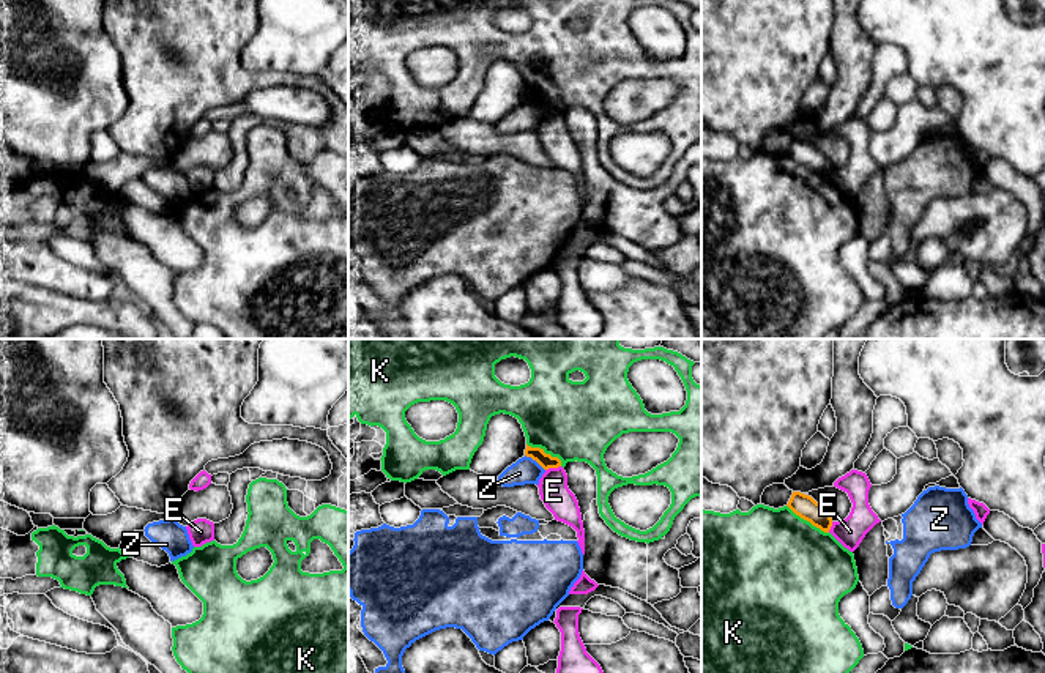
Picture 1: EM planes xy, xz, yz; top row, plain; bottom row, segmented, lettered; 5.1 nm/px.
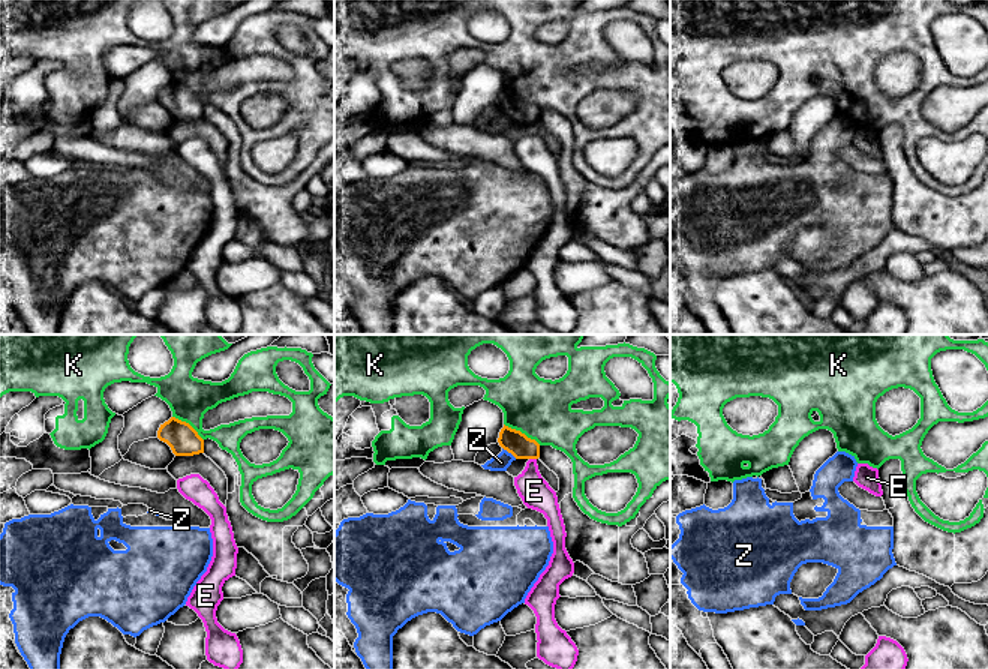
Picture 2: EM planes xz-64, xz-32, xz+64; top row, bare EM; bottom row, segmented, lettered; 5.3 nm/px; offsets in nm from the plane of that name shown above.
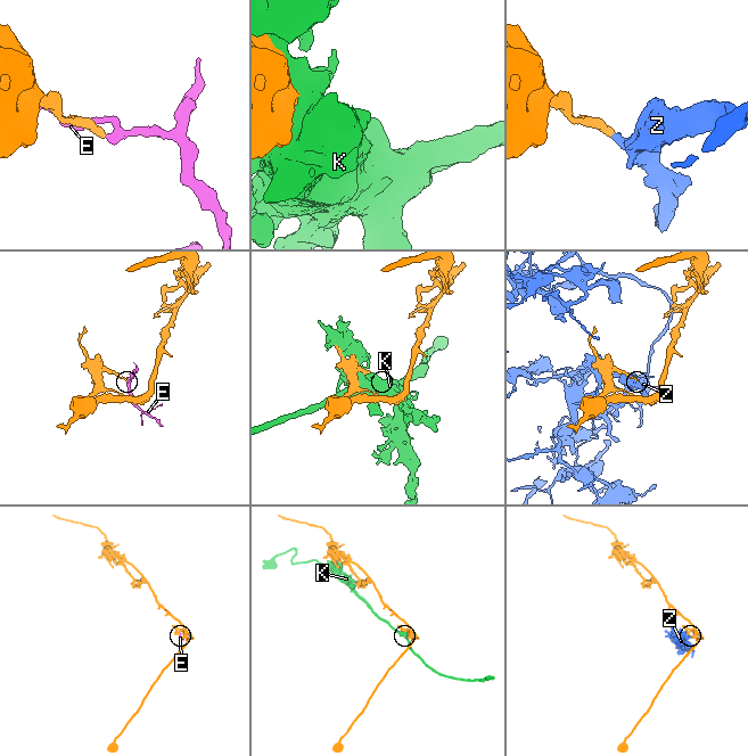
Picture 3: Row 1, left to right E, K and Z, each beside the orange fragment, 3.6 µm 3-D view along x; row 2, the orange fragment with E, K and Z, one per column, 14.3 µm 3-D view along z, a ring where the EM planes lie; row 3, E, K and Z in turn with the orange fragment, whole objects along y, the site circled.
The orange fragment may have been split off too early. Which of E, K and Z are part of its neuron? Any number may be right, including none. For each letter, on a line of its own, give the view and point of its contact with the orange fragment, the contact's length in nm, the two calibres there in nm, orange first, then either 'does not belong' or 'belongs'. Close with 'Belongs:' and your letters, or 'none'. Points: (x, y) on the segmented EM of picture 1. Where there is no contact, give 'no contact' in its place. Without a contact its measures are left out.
E: meets orange in xz at (552, 467); contact 80 nm long; 80 nm thick on the orange side, 150 nm on the other; does not belong
K: meets orange in yz at (807, 520); contact 260 nm long; 120 nm thick on the orange side, 500 nm on the other; does not belong
Z: meets orange in xz at (535, 459); contact 130 nm long; 80 nm thick on the orange side, 140 nm on the other; does not belong
Belongs: none

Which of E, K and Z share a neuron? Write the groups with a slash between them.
E / K / Z

